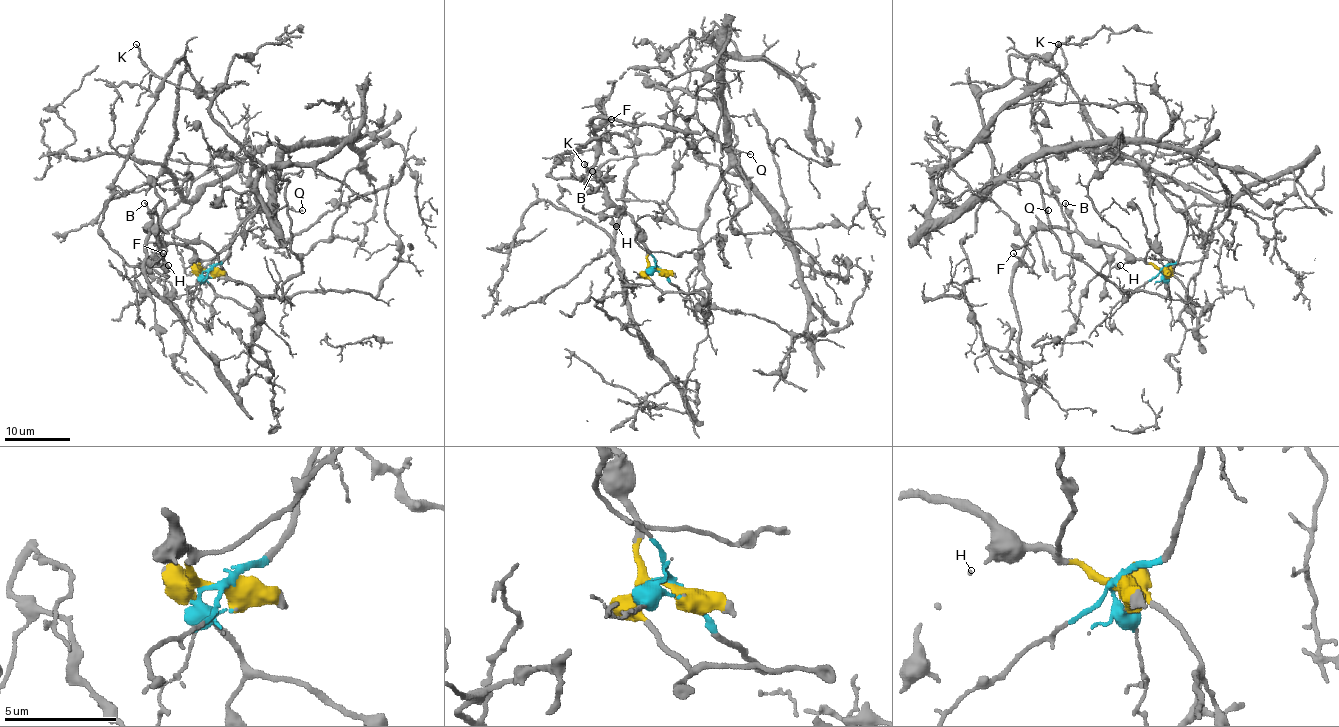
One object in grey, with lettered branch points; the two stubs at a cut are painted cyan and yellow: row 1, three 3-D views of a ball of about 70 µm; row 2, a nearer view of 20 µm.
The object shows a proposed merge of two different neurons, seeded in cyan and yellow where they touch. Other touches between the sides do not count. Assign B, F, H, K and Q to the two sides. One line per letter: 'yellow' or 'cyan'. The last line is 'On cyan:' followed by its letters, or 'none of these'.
B: yellow
F: yellow
H: yellow
K: cyan
Q: cyan
On cyan: K, Q

